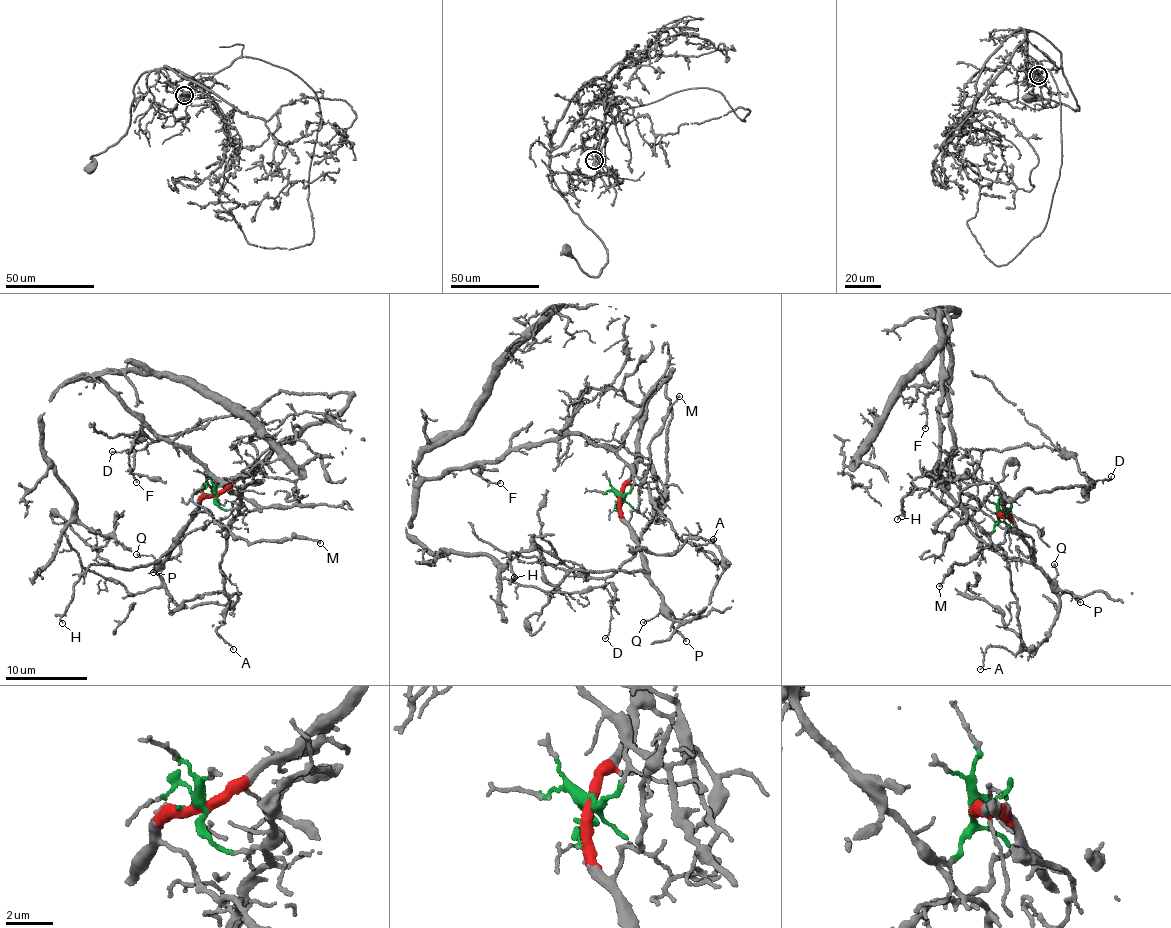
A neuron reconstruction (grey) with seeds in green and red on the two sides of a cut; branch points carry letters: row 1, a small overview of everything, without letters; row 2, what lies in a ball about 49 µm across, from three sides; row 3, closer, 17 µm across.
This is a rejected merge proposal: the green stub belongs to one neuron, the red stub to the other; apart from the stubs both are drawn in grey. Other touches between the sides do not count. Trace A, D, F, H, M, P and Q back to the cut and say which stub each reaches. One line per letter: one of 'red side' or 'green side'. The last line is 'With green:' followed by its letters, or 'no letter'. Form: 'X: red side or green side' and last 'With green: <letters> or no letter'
A: green side
D: red side
F: green side
H: red side
M: red side
P: red side
Q: red side
With green: A, F

